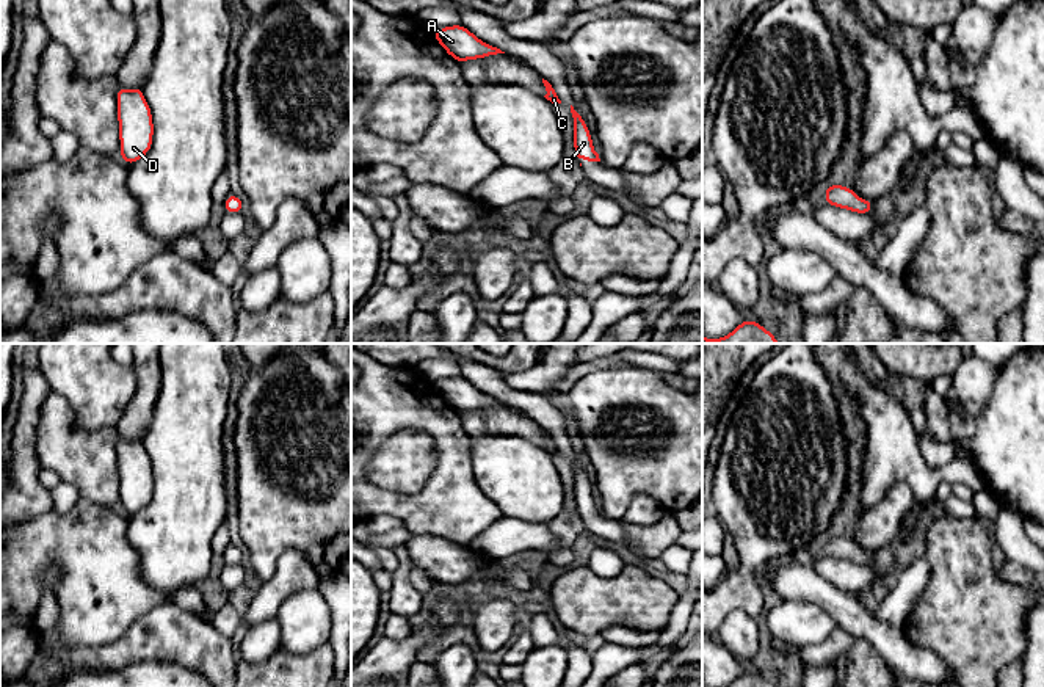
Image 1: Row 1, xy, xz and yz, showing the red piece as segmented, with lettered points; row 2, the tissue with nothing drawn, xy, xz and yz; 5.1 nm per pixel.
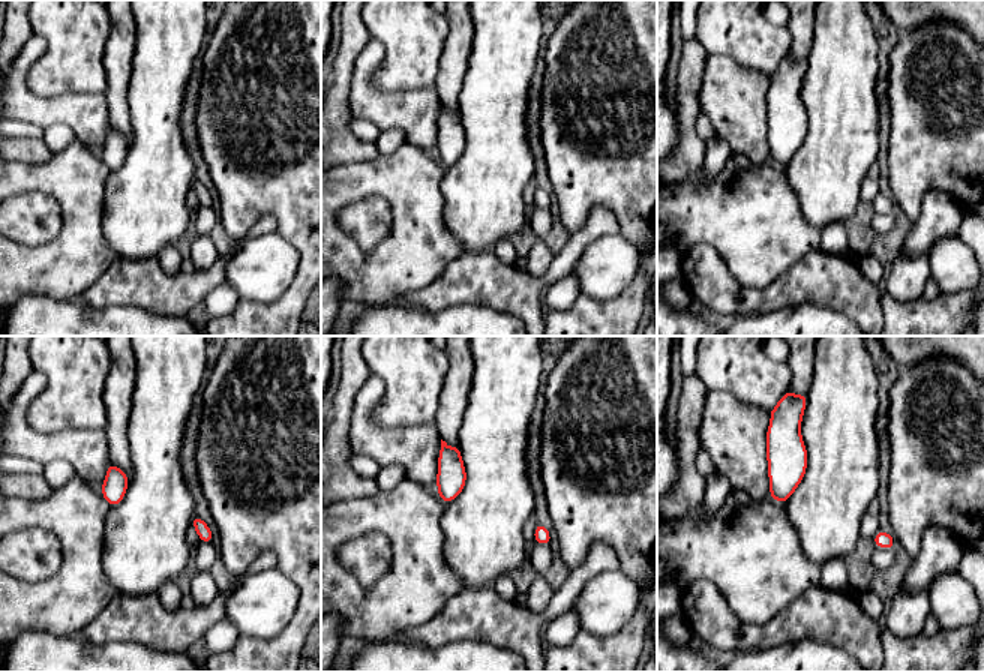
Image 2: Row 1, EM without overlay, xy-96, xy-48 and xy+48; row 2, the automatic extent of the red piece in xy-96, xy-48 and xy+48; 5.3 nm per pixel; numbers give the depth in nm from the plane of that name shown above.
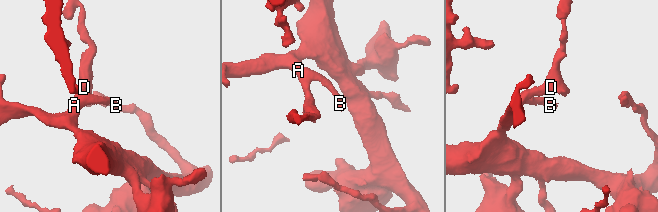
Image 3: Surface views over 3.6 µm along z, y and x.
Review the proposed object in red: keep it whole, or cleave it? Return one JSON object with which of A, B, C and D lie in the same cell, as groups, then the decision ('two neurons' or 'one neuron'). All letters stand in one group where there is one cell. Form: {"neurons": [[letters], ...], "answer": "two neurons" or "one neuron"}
{"neurons": [["A", "B", "C", "D"]], "answer": "one neuron"}

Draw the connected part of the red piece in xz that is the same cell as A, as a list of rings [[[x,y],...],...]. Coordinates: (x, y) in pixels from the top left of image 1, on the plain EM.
[[[461,375],[439,380],[433,384],[433,389],[445,400],[447,406],[453,408],[461,416],[467,411],[480,411],[505,405],[500,400],[478,391]]]

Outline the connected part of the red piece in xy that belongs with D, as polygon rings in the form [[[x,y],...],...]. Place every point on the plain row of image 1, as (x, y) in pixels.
[[[119,438],[116,444],[121,510],[132,516],[143,510],[152,499],[152,463],[144,450],[143,439],[127,441]]]

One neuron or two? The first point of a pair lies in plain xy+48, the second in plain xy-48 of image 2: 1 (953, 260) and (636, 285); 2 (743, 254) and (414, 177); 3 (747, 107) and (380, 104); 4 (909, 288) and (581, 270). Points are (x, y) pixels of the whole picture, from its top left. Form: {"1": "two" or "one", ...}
{"1": "two", "2": "one", "3": "one", "4": "two"}

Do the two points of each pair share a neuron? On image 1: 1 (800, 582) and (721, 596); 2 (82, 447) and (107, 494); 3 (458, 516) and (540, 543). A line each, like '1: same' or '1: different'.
1: different
2: same
3: different

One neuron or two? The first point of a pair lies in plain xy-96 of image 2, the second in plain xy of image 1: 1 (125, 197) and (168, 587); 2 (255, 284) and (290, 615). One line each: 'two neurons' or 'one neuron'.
1: one neuron
2: one neuron

